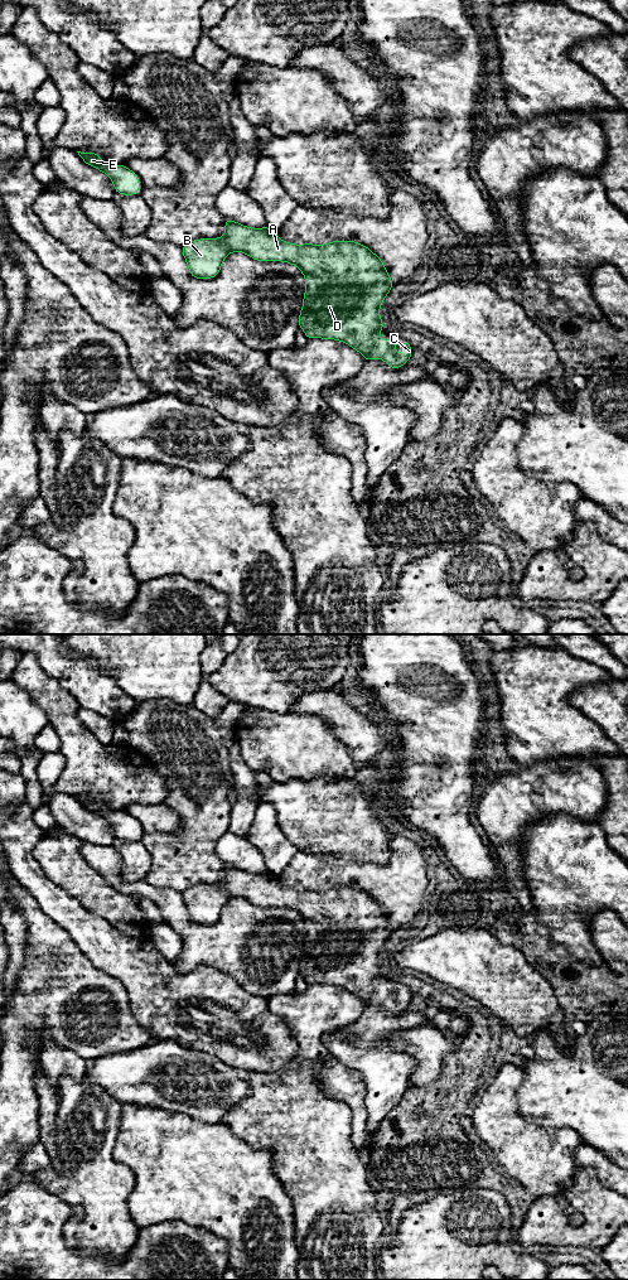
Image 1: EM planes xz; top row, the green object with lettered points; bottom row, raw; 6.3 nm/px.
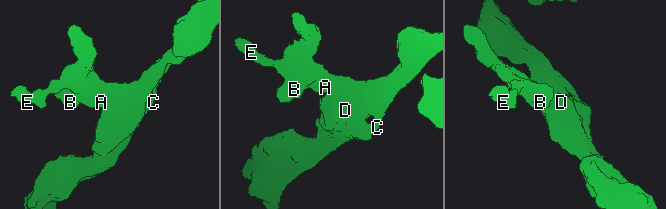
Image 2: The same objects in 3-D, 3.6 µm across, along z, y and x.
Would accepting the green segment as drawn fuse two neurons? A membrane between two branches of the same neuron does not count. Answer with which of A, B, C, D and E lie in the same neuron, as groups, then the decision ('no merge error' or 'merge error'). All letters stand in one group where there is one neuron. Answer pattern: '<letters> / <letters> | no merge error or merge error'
A B C D E | no merge error

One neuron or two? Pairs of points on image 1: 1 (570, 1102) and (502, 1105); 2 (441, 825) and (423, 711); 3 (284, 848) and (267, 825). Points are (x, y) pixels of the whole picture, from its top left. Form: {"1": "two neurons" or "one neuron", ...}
{"1": "two neurons", "2": "one neuron", "3": "one neuron"}

